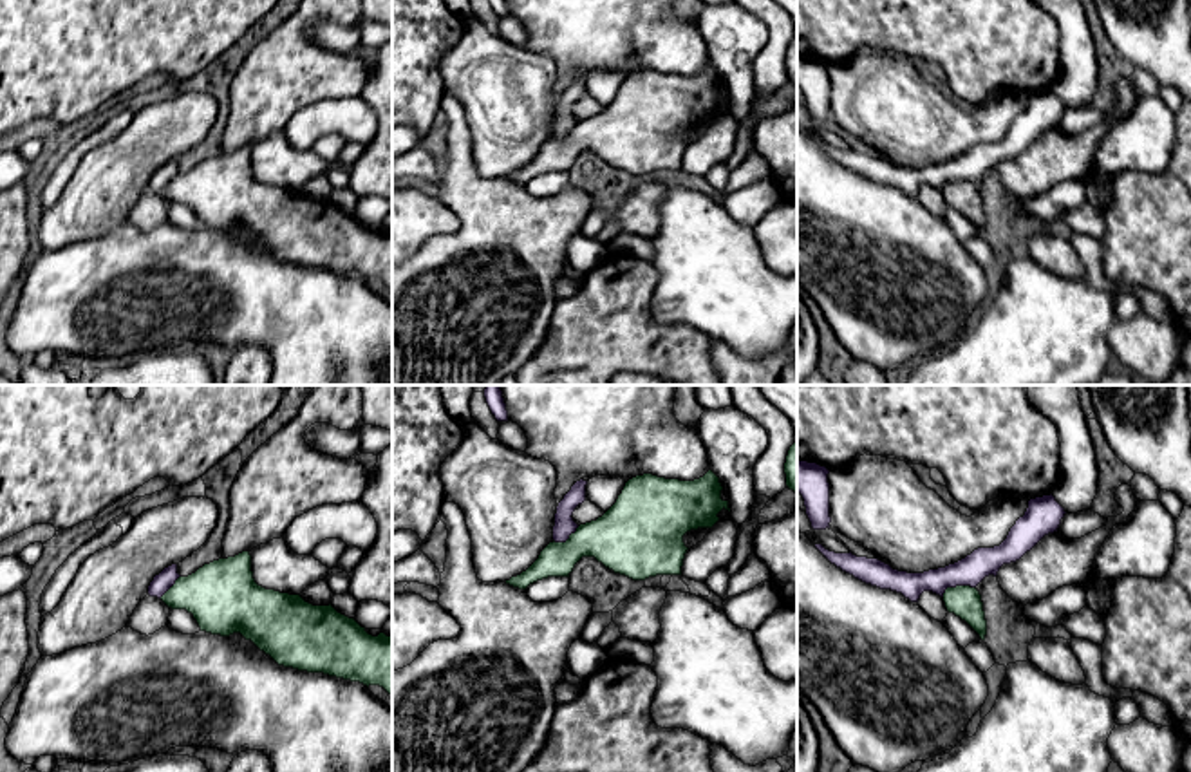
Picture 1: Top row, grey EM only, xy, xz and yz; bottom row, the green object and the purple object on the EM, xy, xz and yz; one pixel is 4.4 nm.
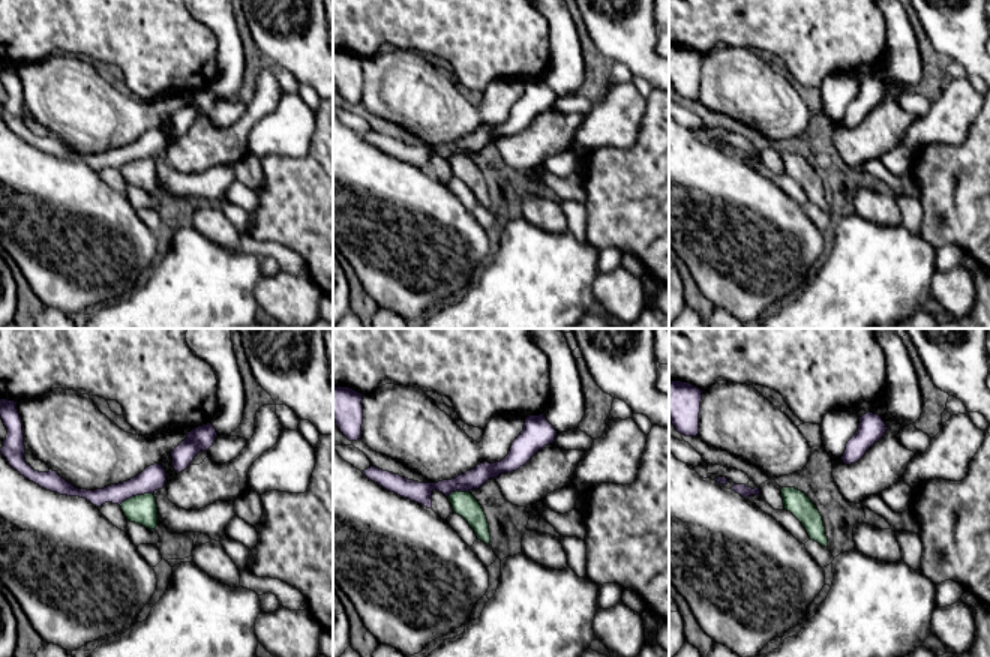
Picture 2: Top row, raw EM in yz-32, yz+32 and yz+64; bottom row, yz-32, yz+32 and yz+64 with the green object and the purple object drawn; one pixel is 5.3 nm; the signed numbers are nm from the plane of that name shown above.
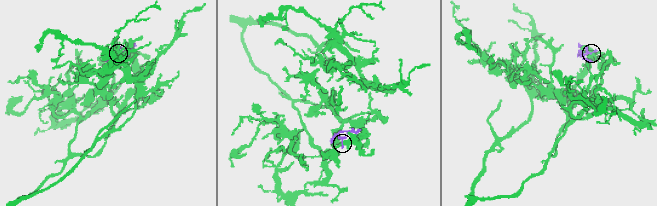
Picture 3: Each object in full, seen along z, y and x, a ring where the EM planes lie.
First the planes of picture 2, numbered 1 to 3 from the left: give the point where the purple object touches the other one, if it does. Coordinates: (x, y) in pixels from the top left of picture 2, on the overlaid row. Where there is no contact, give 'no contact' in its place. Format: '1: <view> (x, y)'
1: yz-32 (137, 495)
2: yz+32 (458, 491)
3: no contact

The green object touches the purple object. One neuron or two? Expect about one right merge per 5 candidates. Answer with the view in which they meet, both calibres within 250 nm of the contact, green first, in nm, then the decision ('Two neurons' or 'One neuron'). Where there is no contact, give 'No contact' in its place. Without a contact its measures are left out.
Touches green in yz. Thickness 140 nm (green) against 130 nm. Two neurons

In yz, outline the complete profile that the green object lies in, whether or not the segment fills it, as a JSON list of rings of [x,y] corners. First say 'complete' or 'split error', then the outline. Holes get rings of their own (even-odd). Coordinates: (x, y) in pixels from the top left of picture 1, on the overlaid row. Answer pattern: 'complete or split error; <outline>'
complete; [[[971,586],[947,588],[943,593],[943,602],[949,613],[954,613],[961,620],[965,620],[980,635],[980,638],[985,640],[987,620],[981,595],[976,588]]]

